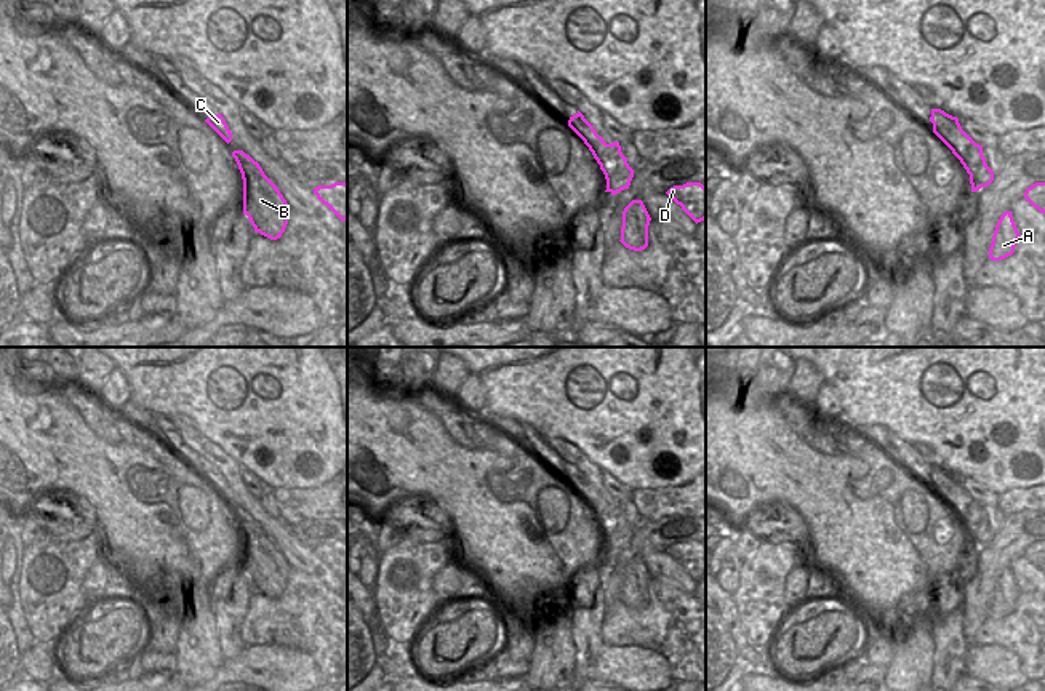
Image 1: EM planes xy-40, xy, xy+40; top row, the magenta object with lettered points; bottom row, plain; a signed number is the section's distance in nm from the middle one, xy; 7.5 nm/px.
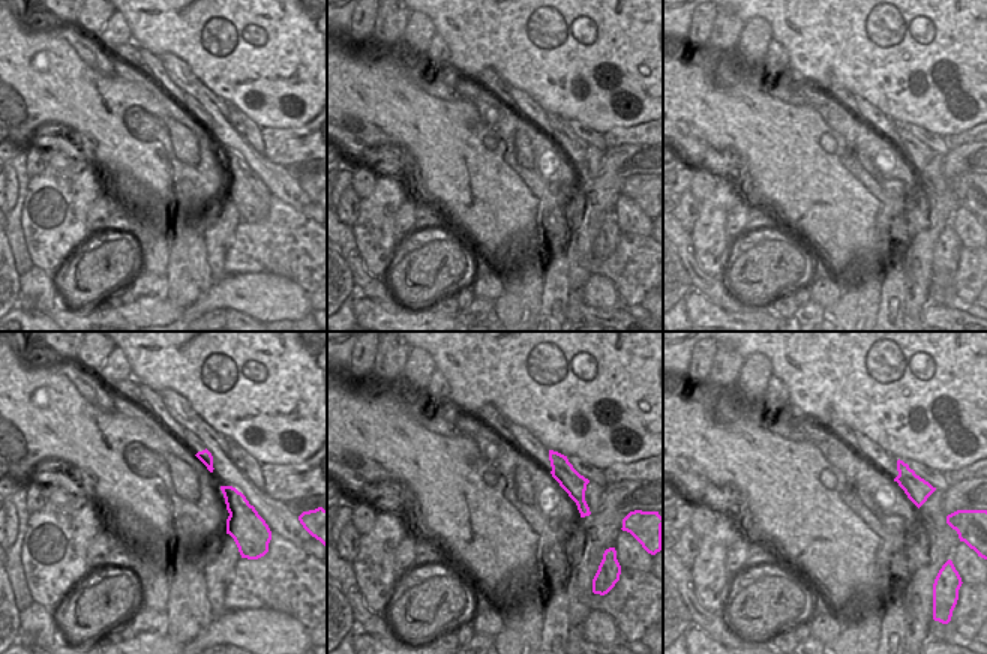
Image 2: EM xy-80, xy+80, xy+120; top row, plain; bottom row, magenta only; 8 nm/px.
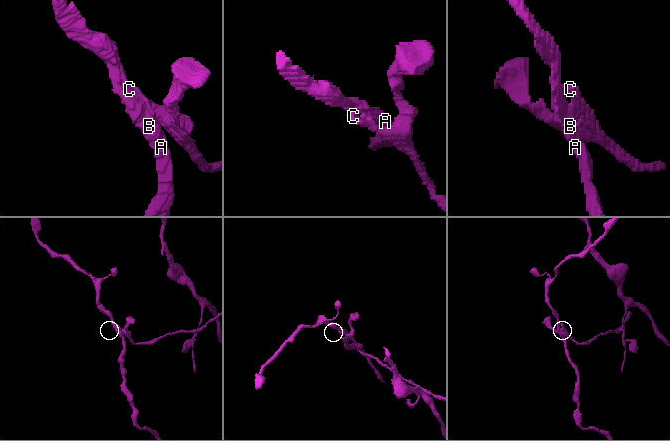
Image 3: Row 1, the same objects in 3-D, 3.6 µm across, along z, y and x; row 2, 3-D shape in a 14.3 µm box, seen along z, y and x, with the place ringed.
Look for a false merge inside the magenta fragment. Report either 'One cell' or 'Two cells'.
Two cells.

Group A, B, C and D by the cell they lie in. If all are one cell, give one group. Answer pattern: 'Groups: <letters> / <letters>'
Groups: A B / C D.

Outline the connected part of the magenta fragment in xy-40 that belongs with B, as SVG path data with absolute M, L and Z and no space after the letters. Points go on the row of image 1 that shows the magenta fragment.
M234 150L243 179L243 214L254 232L277 240L288 224L290 206L277 186L264 174L258 162L243 150Z

